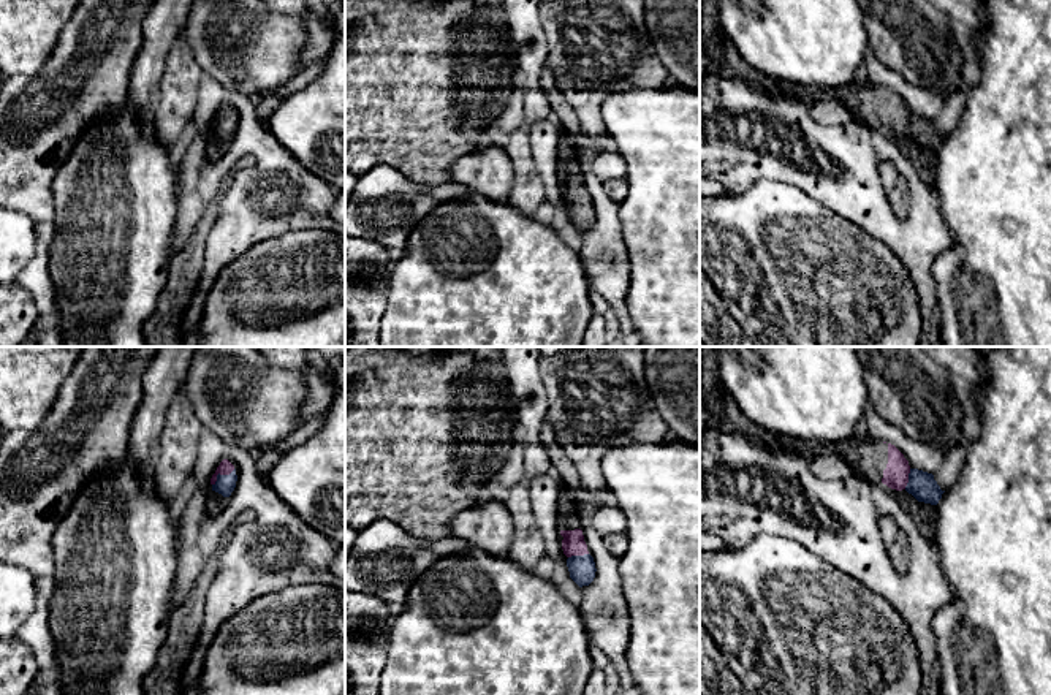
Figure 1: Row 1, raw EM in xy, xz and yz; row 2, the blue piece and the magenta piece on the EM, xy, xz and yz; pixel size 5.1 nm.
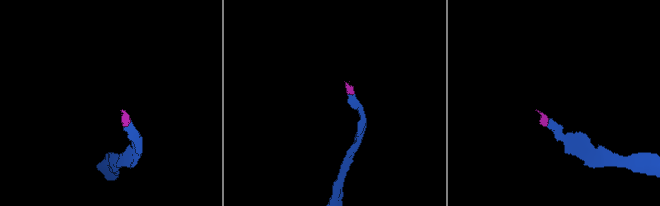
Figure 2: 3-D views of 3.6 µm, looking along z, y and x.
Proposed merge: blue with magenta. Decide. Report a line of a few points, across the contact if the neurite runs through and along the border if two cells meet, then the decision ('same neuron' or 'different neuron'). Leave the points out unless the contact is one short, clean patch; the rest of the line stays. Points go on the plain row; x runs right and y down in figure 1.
xy (225, 130), (219, 119), (225, 113) | same neuron

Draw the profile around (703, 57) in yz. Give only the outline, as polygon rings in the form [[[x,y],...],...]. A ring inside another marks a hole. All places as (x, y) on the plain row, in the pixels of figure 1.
[[[700,0],[700,97],[701,97],[701,92],[703,92],[704,85],[709,82],[708,54],[706,54],[706,47],[704,47],[701,21],[703,21],[703,14],[701,14],[701,0]]]

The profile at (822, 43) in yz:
[[[717,0],[719,21],[738,54],[787,87],[833,89],[856,81],[869,51],[858,0]]]

